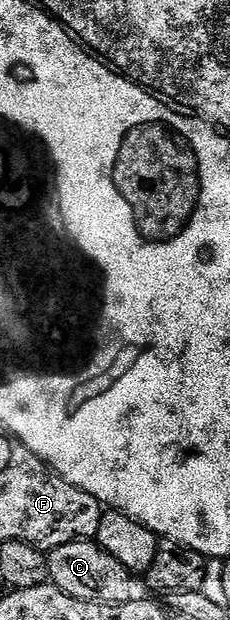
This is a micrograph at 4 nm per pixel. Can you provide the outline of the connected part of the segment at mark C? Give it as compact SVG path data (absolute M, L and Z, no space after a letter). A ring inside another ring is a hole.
M95 541L67 543L47 552L48 578L52 586L62 589L70 597L78 597L91 603L129 603L149 598L148 584L143 578L133 575L126 565L110 557Z

